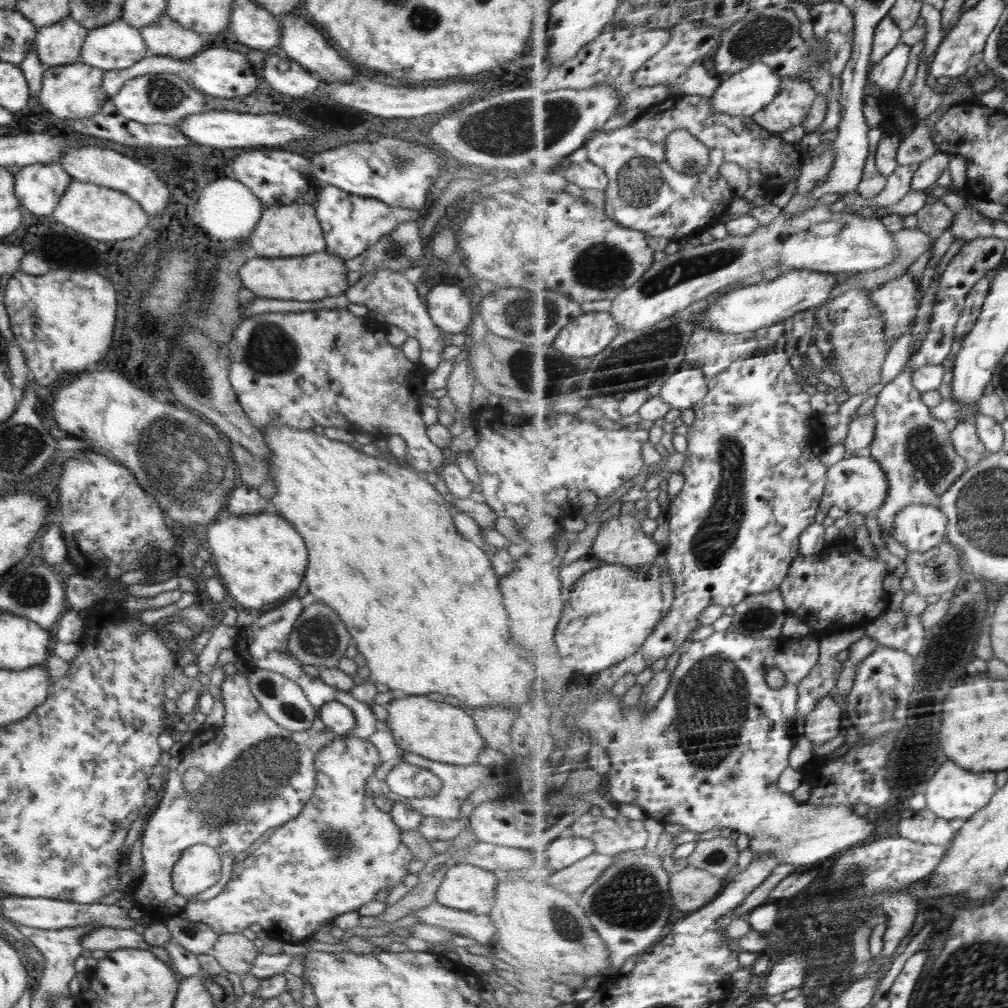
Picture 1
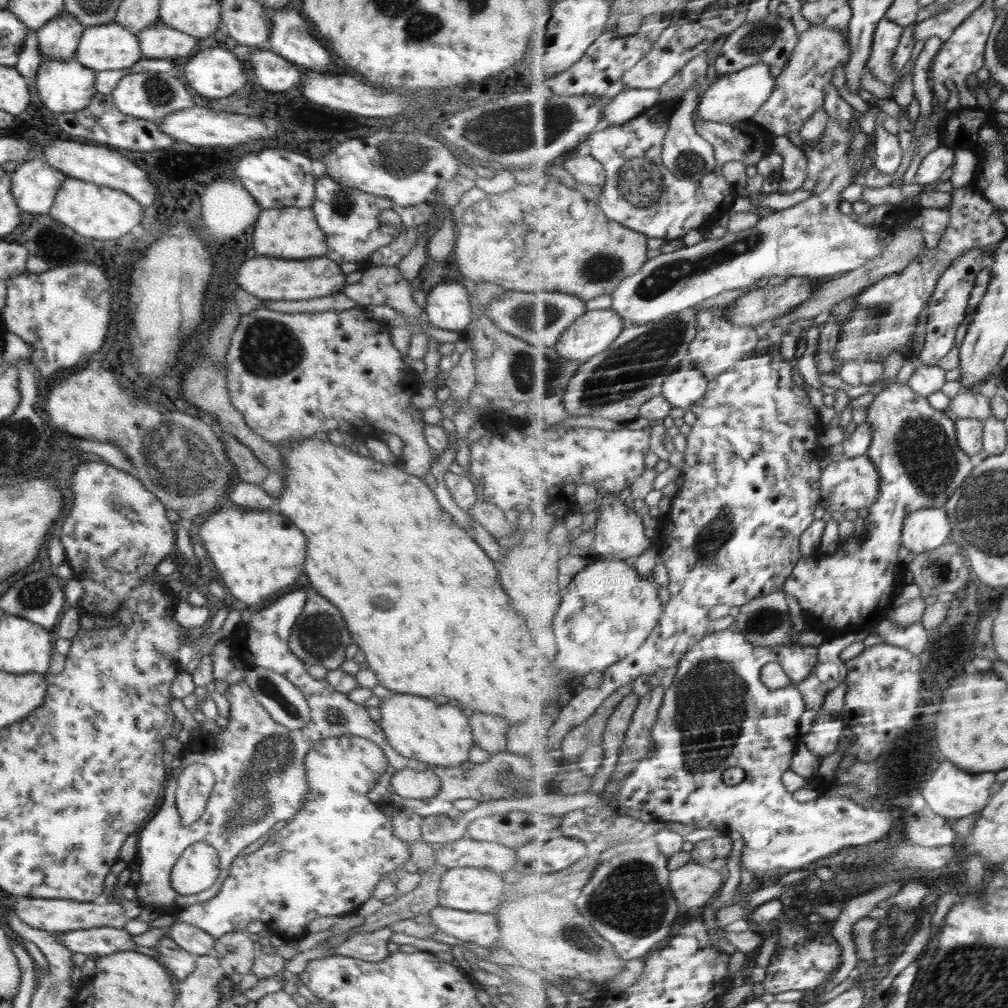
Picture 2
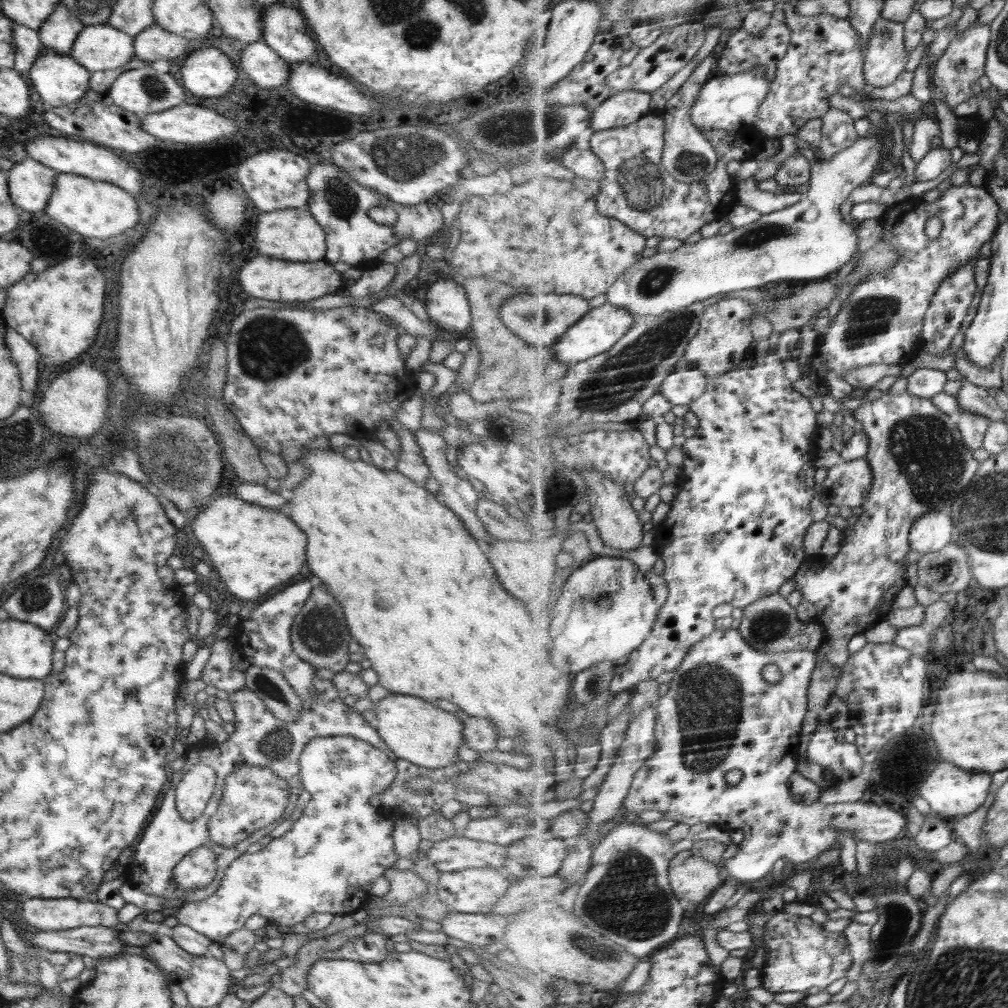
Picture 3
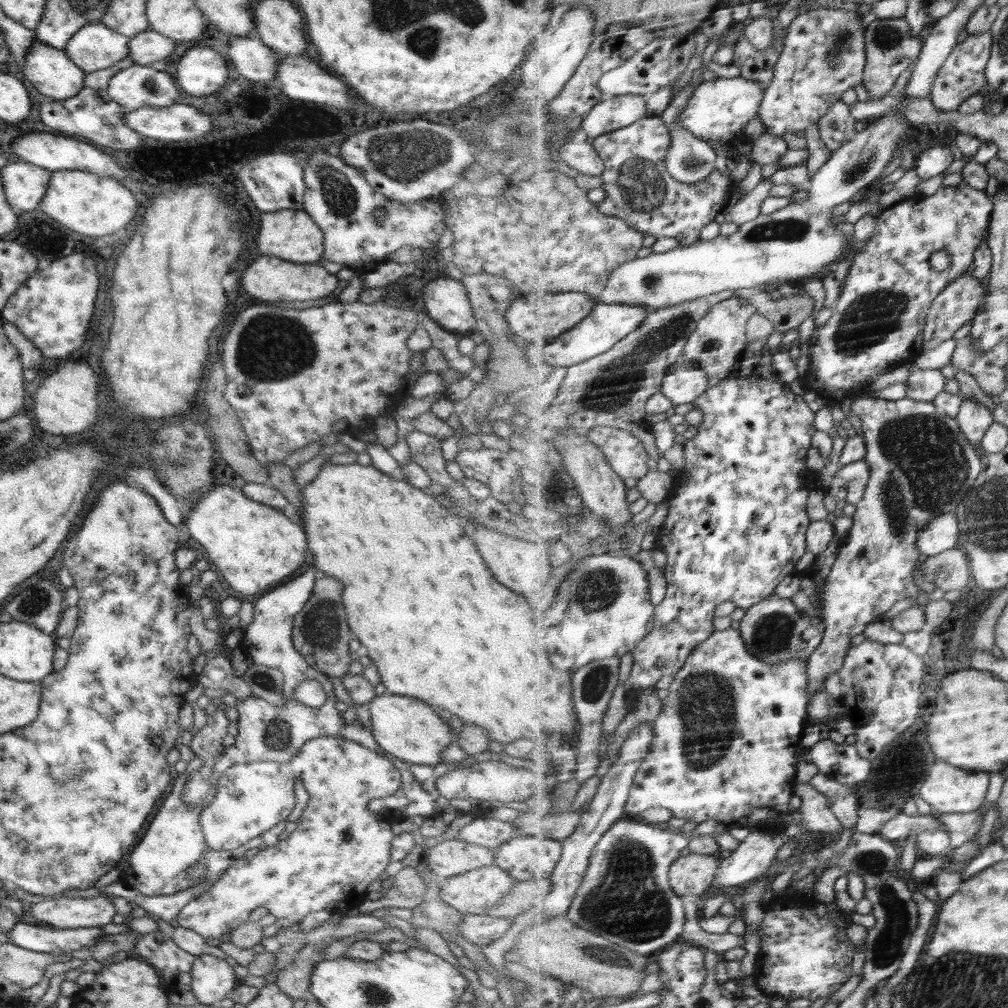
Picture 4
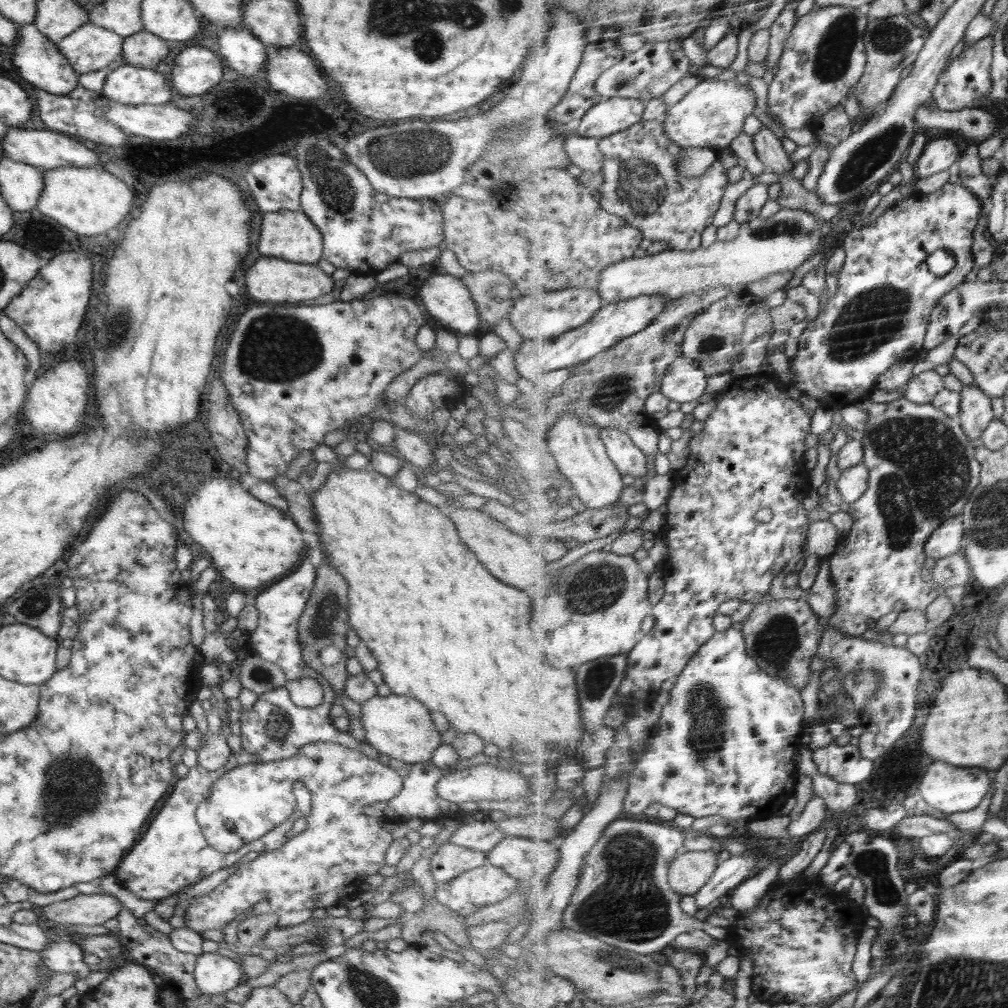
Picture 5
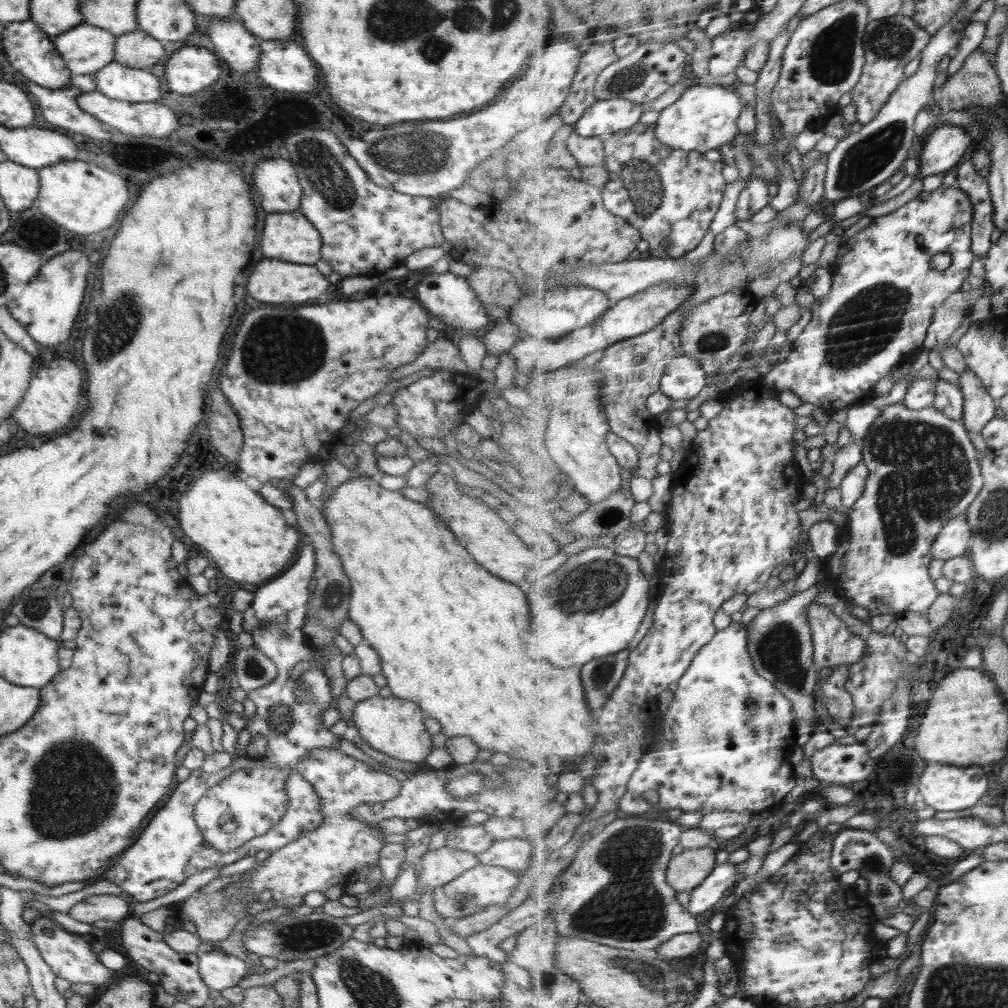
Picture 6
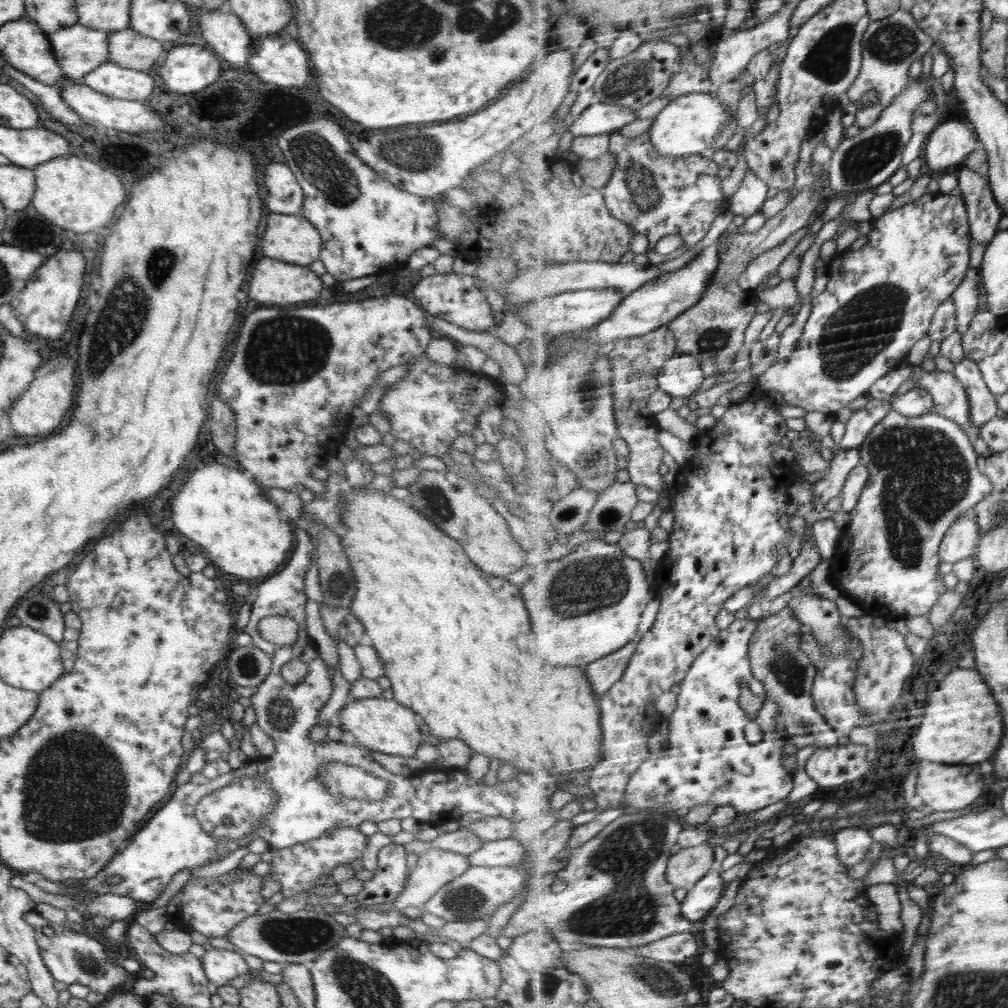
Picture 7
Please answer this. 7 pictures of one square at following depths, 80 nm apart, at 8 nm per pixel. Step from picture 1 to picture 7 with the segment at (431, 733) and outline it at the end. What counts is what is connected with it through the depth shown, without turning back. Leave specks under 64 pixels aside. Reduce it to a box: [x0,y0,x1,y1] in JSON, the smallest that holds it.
[340,696,426,758]

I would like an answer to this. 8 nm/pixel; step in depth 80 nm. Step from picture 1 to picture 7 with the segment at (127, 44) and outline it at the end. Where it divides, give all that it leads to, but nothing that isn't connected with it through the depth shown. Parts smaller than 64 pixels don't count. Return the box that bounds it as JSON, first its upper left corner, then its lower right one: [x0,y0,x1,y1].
[47,22,109,81]

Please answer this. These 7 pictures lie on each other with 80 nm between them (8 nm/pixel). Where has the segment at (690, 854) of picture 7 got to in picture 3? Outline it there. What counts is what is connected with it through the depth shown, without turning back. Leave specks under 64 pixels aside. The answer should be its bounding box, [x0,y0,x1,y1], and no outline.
[671,856,725,904]

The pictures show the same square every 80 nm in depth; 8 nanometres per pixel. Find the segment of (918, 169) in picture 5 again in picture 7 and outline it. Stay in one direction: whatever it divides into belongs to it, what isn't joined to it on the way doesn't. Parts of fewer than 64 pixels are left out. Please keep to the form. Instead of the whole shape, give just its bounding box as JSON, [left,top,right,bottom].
[924,116,982,171]

